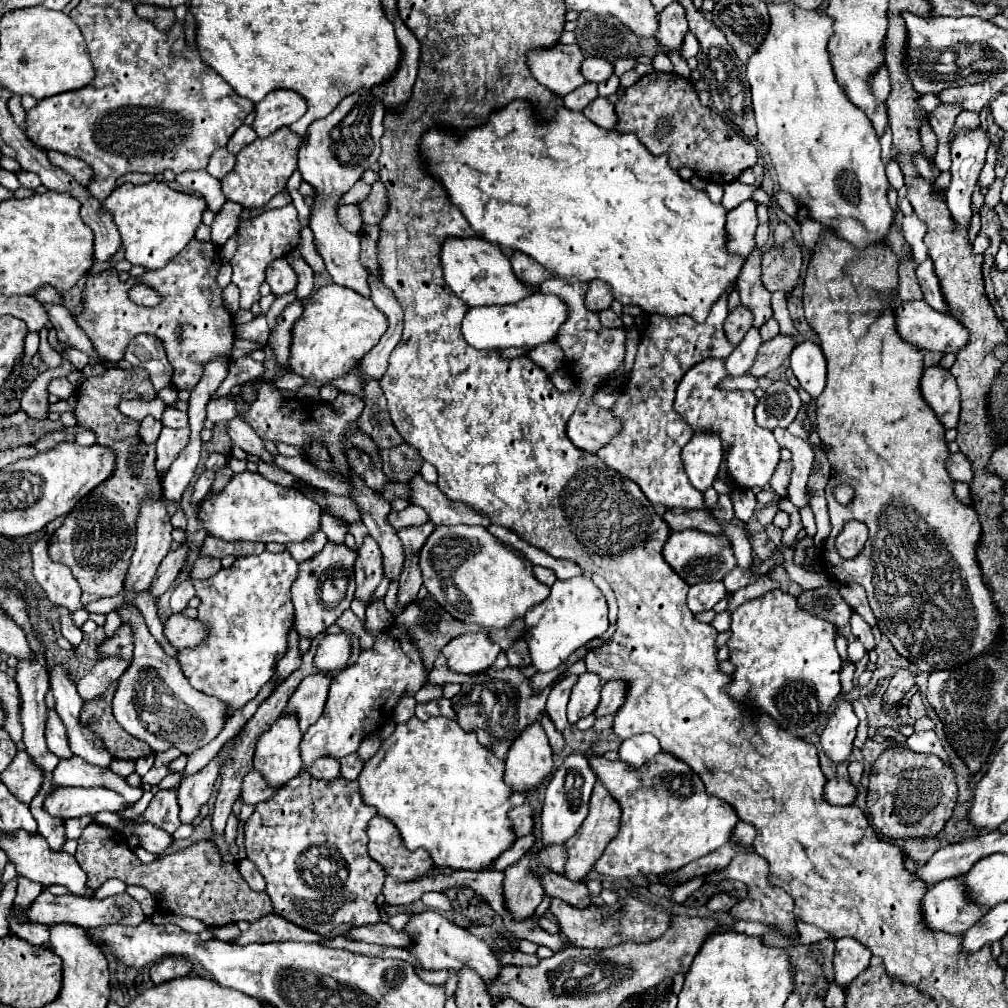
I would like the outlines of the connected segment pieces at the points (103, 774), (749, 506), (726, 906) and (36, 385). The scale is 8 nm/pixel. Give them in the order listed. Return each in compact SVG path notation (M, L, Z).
M77 757L61 759L53 771L53 781L67 785L67 787L99 787L99 785L105 785L113 791L119 791L121 797L127 799L129 803L135 803L143 795L143 789L129 787L127 781L121 779L119 775L115 775L113 771L101 771L99 767L93 767L93 765L85 763L83 759L77 759Z
M736 488L734 492L730 494L730 497L735 516L747 523L753 516L757 503L755 494L750 489Z
M719 893L719 895L715 895L715 897L707 903L707 907L709 907L709 911L713 911L713 913L727 913L735 903L737 903L737 901L735 901L733 897L729 897L729 895L725 895L725 893Z
M63 357L59 367L39 373L31 381L31 385L23 391L21 409L33 419L45 419L47 417L47 407L49 407L49 403L47 403L47 385L49 385L49 381L57 379L57 377L67 377L73 371L77 371L77 369L73 369L73 363Z

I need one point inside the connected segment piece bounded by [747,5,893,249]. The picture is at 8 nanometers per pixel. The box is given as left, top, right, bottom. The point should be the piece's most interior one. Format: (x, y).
(826, 154)

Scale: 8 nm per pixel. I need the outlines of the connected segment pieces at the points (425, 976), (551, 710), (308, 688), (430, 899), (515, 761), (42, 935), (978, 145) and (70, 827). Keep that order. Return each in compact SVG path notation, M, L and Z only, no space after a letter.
M415 963L413 967L415 967L415 969L417 969L417 973L421 975L421 979L423 979L423 981L427 981L427 983L435 983L435 985L441 985L441 983L445 983L445 981L447 981L447 971L427 973L427 971L421 971L421 969L417 967L417 963Z
M567 675L563 681L553 685L553 689L547 697L547 713L553 719L557 731L563 731L569 725L569 721L565 719L565 707L567 707L569 693L571 693L571 687L575 685L575 681L577 681L577 675Z
M315 673L305 677L295 689L295 693L291 695L287 707L283 709L283 715L295 713L301 733L305 733L307 727L321 717L327 701L329 683L331 683L331 677L325 673Z
M423 893L421 901L429 907L429 909L437 909L445 915L453 915L453 907L451 907L451 901L443 895L443 893Z
M533 723L533 727L527 727L521 733L521 739L517 739L517 743L513 743L513 747L509 749L505 761L505 783L509 783L509 787L515 793L527 793L543 785L545 777L551 775L551 771L553 771L553 751L549 747L547 735L539 723Z
M9 919L9 927L11 927L13 935L29 941L31 945L43 945L49 939L49 927L23 925L23 923L17 923L15 919Z
M979 127L975 131L963 131L961 135L955 137L953 145L951 145L951 185L949 189L945 191L945 201L947 201L947 207L951 211L951 219L955 225L959 227L967 227L969 221L971 221L971 193L975 189L975 183L977 183L977 177L985 165L985 153L987 153L987 147L989 147L989 139L985 135L985 131Z
M77 817L77 819L67 819L67 821L63 823L63 827L65 827L65 837L67 837L67 839L79 839L87 823L93 823L93 819L91 819L91 817Z

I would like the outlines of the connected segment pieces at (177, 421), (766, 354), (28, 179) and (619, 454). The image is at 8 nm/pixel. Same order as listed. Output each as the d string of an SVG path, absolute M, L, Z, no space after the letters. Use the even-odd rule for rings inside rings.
M167 405L163 411L163 417L161 417L161 423L171 429L181 429L181 427L187 427L187 415L185 415L185 411L179 411L179 409Z
M783 333L765 341L757 355L757 363L753 363L753 371L749 371L749 375L763 377L763 375L775 371L791 355L795 343L797 343L797 339L793 335L783 335Z
M19 171L17 173L17 179L21 181L21 185L23 187L29 187L29 189L37 189L39 185L41 185L41 179L39 179L39 175L37 173L31 173L31 171Z
M723 293L719 297L703 323L693 321L689 315L649 315L647 329L643 331L643 339L639 341L627 389L609 409L611 415L621 423L621 429L605 447L595 453L603 463L619 471L623 477L635 481L653 505L701 509L709 513L723 531L729 529L729 523L719 521L713 515L713 511L703 501L703 493L689 483L681 467L681 449L689 443L693 431L689 431L689 427L685 427L685 419L681 419L681 415L673 411L673 399L675 389L689 367L707 357L727 357L733 351L735 345L727 339L723 331L723 321L729 311L727 295L729 293Z

